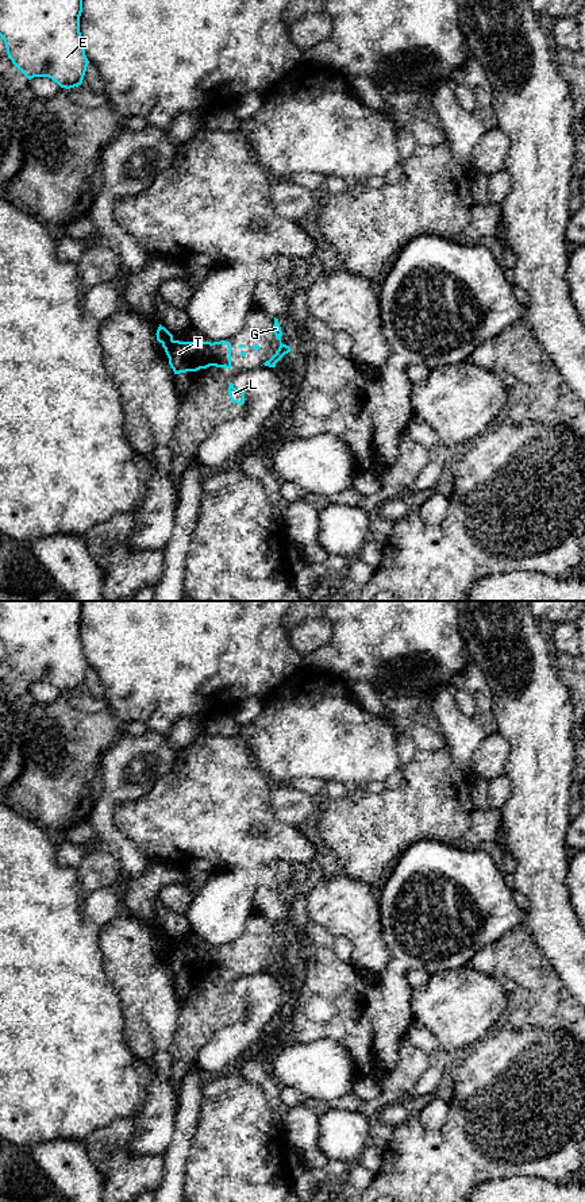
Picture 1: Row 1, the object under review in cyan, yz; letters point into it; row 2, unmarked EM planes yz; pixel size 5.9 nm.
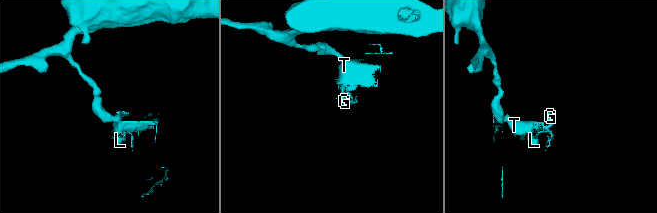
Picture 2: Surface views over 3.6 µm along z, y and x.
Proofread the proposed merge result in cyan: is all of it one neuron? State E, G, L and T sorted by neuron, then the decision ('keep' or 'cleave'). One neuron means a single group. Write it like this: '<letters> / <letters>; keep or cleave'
E / G L T; cleave

